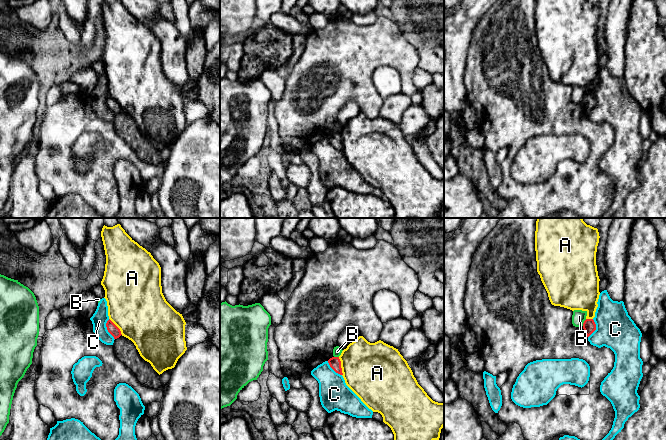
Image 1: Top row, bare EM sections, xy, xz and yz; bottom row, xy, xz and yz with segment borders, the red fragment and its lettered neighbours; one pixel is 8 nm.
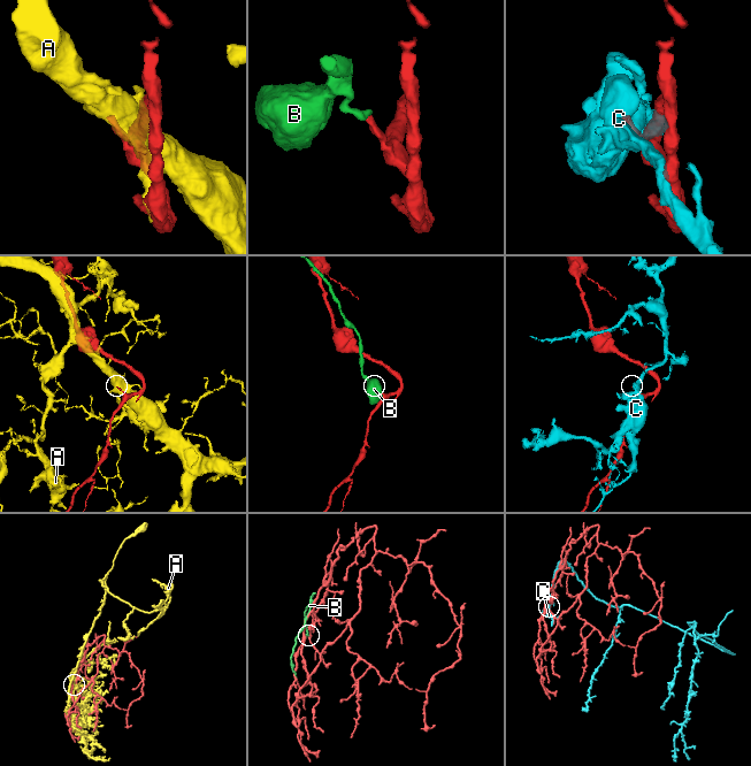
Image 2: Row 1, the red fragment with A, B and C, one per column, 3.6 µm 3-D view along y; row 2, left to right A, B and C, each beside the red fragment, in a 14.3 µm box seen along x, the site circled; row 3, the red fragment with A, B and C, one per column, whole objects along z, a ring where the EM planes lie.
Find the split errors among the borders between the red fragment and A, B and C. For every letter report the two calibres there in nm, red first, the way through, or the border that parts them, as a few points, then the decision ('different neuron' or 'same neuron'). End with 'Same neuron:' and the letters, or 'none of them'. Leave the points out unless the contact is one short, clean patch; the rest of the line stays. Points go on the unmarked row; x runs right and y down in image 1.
A: 90 nm thick on the red side, 440 nm on the other; different neuron
B: 110 nm thick on the red side, 110 nm on the other; border along yz (586, 95), (582, 101); different neuron
C: 80 nm thick on the red side, 130 nm on the other; different neuron
Same neuron: none of them

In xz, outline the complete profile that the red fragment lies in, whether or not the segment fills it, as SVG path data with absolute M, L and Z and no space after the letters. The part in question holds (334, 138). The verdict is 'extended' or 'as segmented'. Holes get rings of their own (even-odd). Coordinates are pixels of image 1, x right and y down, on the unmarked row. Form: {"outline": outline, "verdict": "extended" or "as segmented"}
{"outline": "M332 133L328 136L330 143L338 150L343 151L339 133Z", "verdict": "as segmented"}

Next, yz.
{"outline": "M586 95L583 99L583 105L587 113L589 113L595 106L596 100L593 95Z", "verdict": "as segmented"}

